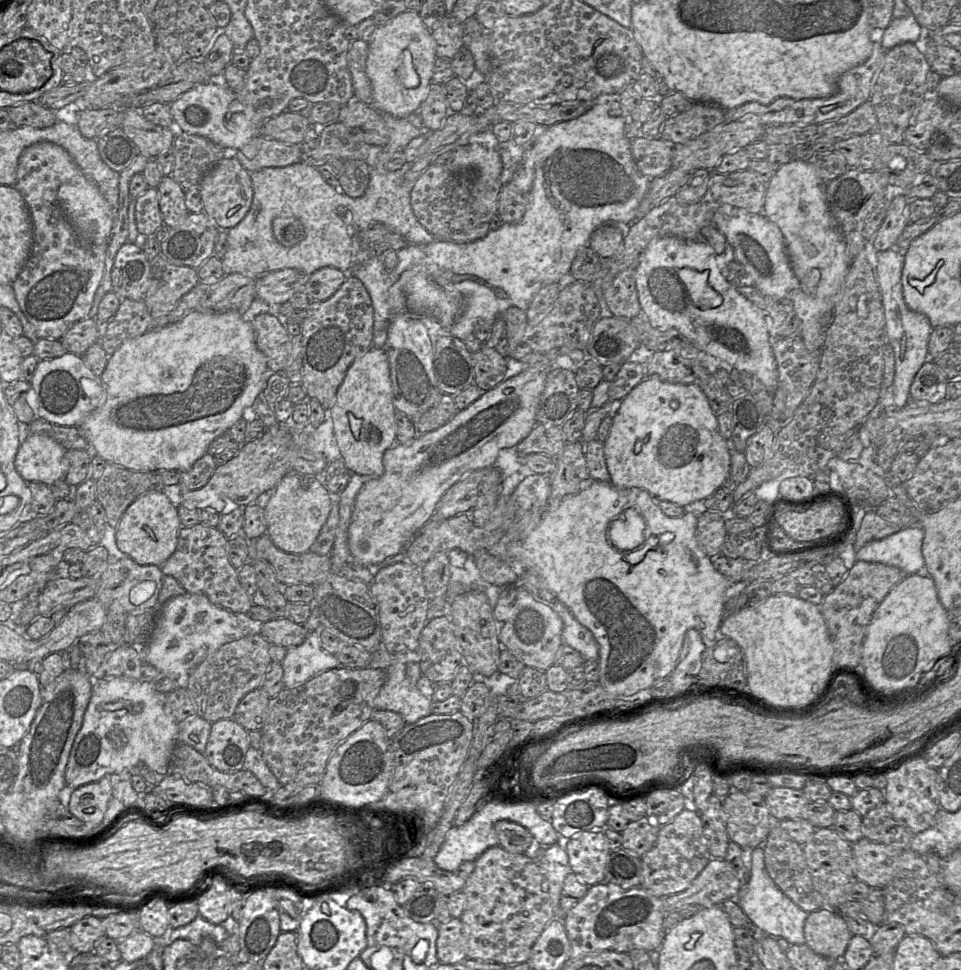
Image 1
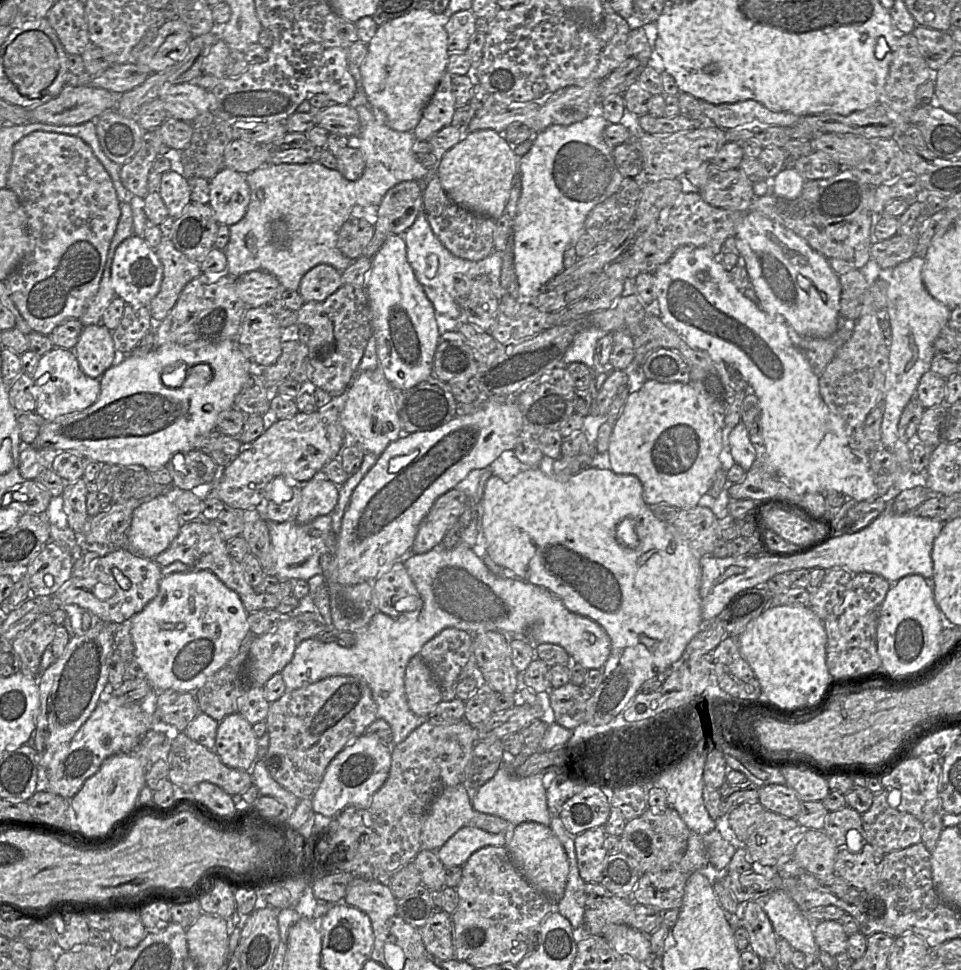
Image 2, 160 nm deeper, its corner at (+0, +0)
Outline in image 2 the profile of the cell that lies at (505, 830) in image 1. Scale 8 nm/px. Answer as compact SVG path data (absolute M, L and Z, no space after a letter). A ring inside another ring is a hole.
M463 782L443 789L431 803L424 819L421 849L437 851L457 830L464 826L477 827L494 834L509 832L511 827L516 826L501 817L474 810L471 800L472 791Z

